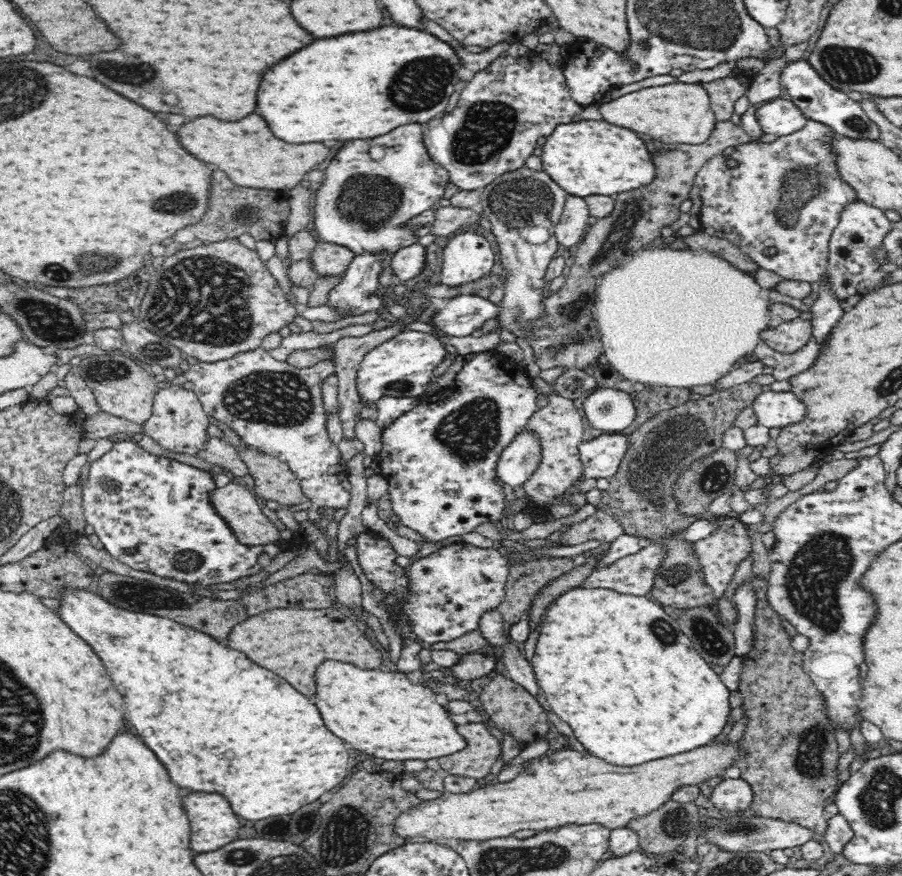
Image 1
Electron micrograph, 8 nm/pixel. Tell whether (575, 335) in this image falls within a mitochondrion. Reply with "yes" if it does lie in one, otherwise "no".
yes

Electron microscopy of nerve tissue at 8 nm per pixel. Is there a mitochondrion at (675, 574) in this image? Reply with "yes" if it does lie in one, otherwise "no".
yes

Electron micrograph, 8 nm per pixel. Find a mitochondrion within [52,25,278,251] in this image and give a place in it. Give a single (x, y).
(115, 70)

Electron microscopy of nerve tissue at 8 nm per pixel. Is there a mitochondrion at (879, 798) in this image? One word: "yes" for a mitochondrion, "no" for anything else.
yes

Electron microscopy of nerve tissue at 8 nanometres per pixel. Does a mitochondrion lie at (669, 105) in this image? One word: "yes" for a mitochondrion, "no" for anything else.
no

